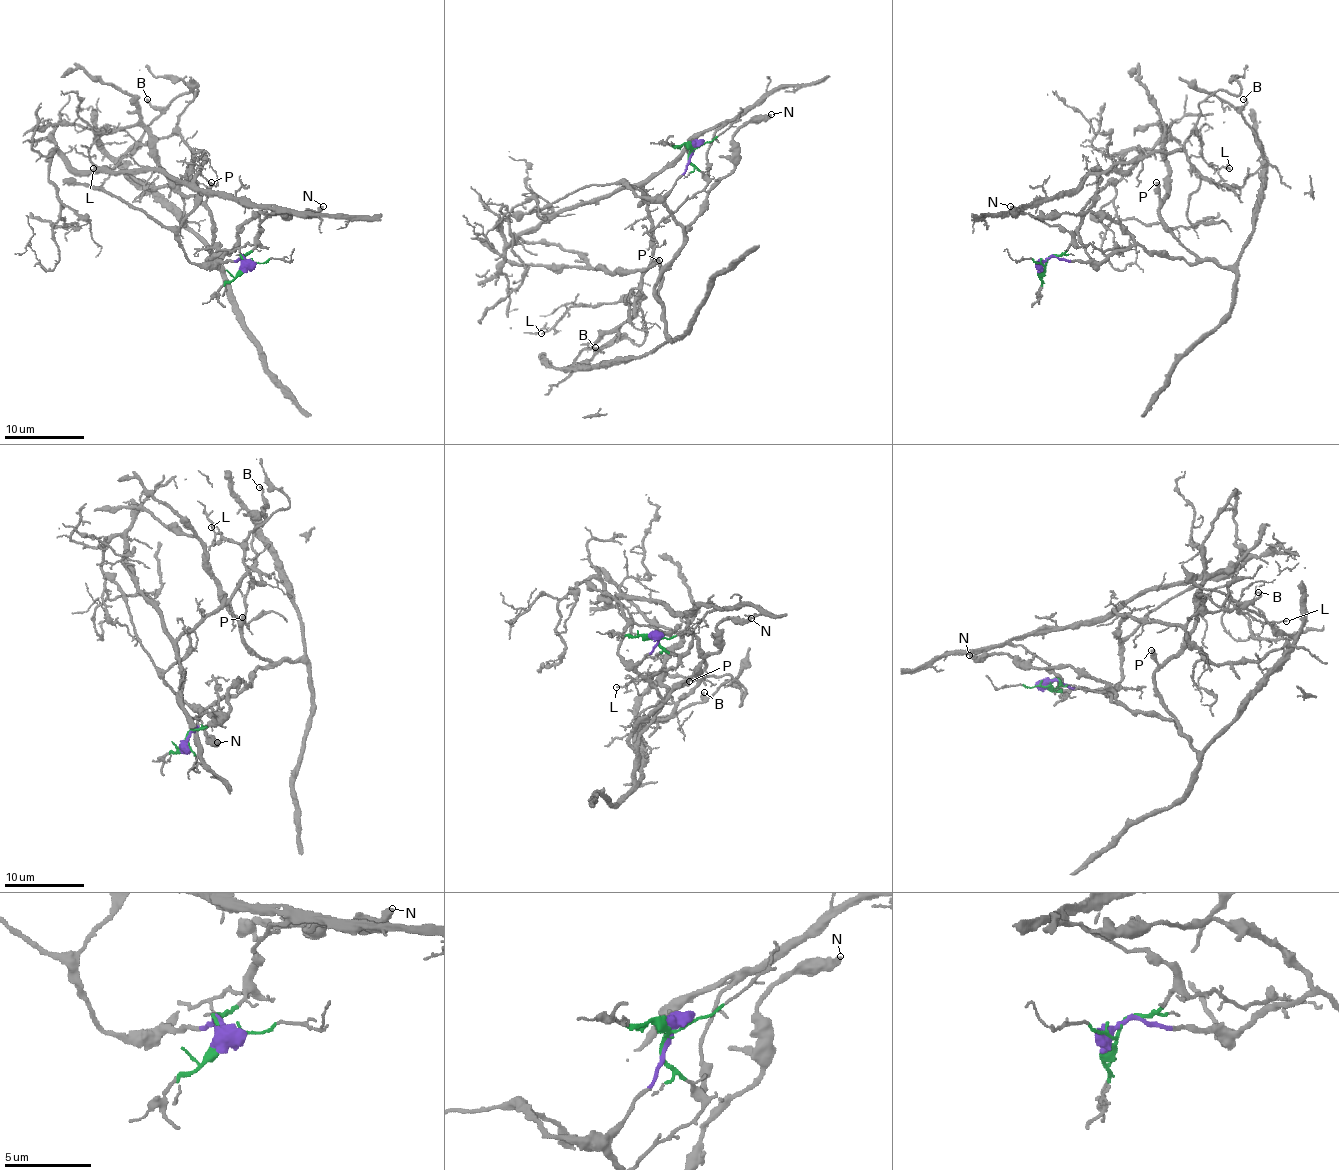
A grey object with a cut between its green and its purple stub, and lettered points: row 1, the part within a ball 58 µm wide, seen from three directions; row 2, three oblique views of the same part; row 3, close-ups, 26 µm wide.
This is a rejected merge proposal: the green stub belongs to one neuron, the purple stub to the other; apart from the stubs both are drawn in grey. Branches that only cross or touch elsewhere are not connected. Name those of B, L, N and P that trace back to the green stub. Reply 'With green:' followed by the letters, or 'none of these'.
With green: L

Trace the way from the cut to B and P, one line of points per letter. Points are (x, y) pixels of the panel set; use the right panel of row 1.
B: (1044, 263), (1103, 261), (1143, 246), (1189, 263), (1233, 265), (1253, 230), (1265, 164), (1243, 98)
P: (1044, 263), (1058, 257), (1103, 261), (1143, 246), (1193, 263), (1195, 255), (1159, 212), (1155, 182)

